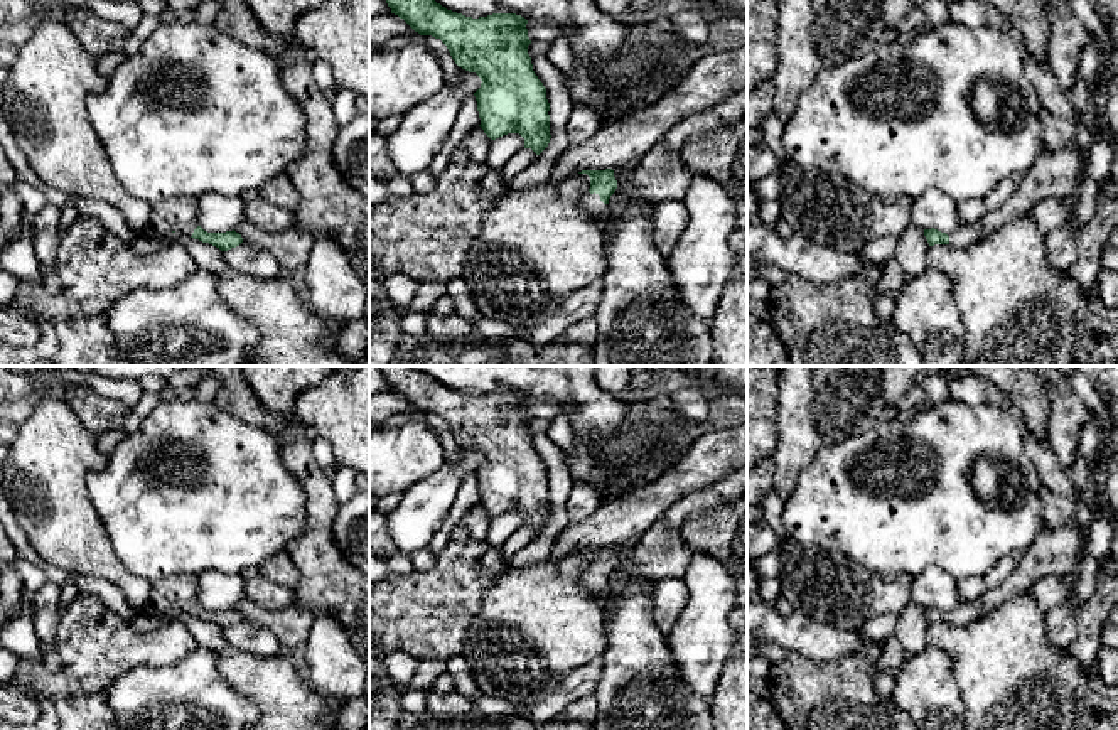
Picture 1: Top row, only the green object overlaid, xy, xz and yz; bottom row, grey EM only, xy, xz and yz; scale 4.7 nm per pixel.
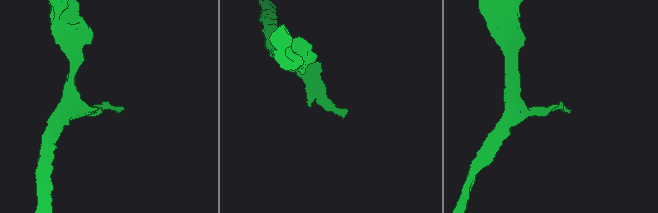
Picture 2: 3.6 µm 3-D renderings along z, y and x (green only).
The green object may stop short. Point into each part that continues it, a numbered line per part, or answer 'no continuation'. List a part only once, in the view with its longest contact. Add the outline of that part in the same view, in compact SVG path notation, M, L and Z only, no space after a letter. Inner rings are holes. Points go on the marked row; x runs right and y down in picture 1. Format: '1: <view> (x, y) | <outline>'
1: xz (591, 203) | M587 192L582 201L580 206L594 217L594 221L600 226L600 228L607 228L607 204L604 204L600 201L599 194L590 194Z

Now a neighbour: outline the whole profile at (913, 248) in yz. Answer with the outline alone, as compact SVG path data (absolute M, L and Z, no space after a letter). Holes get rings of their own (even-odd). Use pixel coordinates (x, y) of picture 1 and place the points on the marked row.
M907 224L900 233L894 258L900 263L909 278L919 276L926 268L929 268L927 253L929 243L924 231L914 224Z

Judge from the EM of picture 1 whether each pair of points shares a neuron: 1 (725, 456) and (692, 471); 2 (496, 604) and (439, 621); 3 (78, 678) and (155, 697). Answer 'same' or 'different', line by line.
1: same
2: different
3: different

